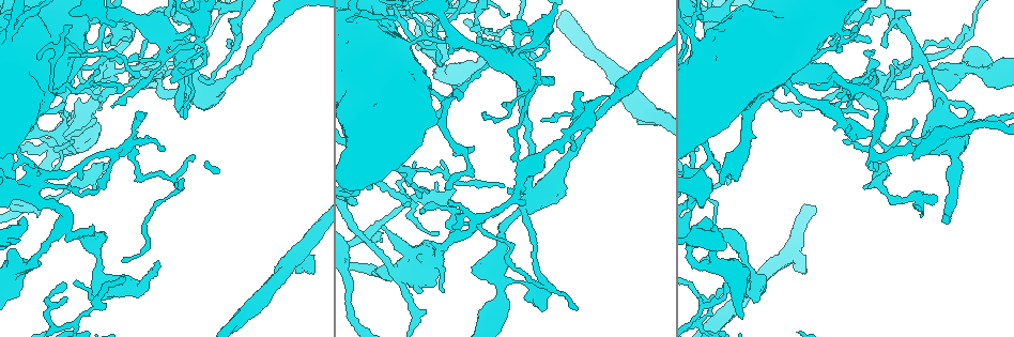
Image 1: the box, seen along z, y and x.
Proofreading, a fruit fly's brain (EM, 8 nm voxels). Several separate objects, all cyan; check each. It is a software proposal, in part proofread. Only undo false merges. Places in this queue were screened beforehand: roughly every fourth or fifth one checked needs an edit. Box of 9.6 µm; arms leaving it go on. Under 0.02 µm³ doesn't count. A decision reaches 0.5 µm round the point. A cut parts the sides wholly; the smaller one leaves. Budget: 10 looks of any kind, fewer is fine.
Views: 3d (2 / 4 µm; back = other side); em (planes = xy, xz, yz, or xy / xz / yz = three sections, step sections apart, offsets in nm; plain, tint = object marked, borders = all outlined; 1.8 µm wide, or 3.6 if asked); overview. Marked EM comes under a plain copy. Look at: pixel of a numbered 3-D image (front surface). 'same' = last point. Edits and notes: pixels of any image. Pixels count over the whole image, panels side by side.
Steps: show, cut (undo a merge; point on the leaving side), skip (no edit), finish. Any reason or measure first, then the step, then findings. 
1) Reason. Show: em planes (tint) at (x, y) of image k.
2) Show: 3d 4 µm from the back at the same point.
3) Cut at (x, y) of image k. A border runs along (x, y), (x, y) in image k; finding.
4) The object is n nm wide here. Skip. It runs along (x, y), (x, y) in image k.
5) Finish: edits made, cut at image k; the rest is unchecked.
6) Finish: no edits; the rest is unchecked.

Sharp bend. Show: 3d 2 µm at (181, 190) of image 1.

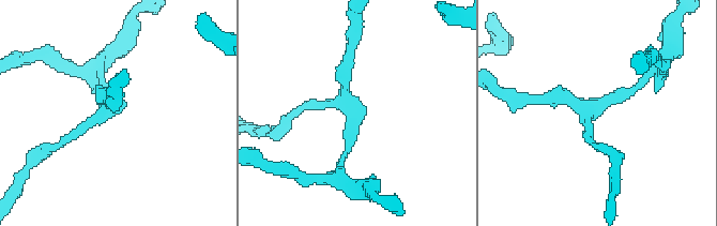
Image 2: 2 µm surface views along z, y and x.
3 arms meet here; need the tissue. Show: em planes (tint) at (598, 103) of image 2.

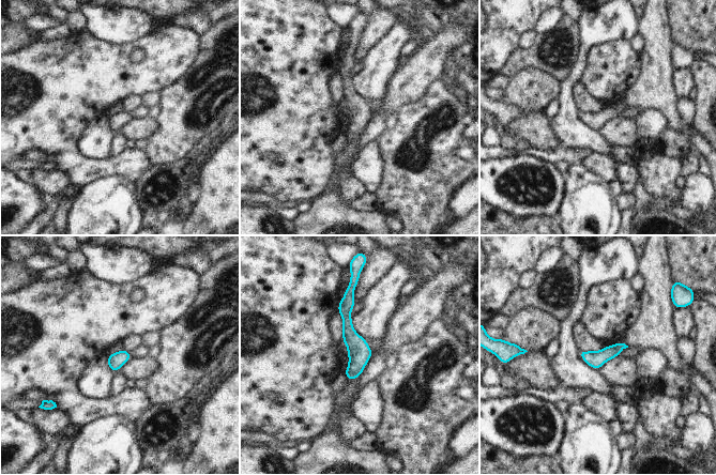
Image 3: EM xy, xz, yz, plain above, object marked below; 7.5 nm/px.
Skip. It runs along (348, 292), (351, 377) in image 3; one neuron here.

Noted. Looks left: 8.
Four or more arms meet. Show: 3d 4 µm from the back at (535, 194) of image 1.

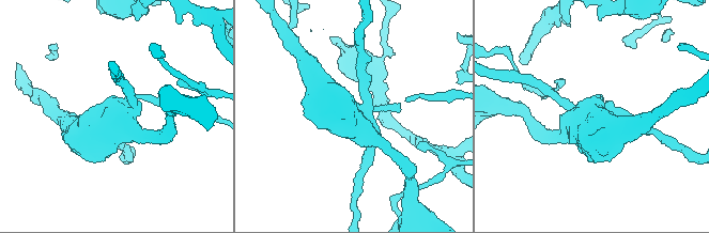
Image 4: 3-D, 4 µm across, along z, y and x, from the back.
4 arms meet here. Show: em 3.6 µm planes (tint) at (117, 110) of image 4.

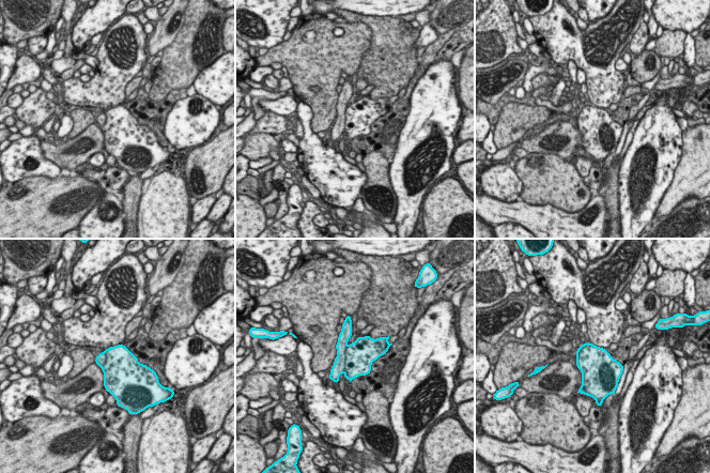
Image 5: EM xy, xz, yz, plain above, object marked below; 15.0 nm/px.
The object is 500 nm wide here. Skip. All the same neuron.

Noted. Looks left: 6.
Arms part here. Show: em yz step 4 (tint) at (131, 25) of image 1.

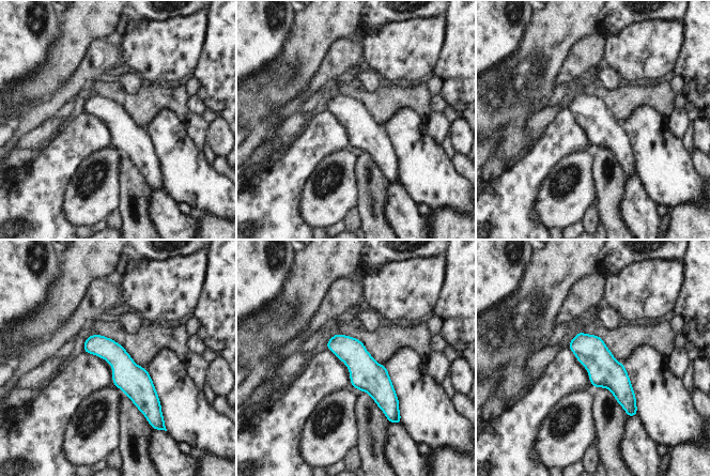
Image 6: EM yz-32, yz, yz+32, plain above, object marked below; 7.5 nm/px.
Show: em xy step 16 (tint) at the same point.

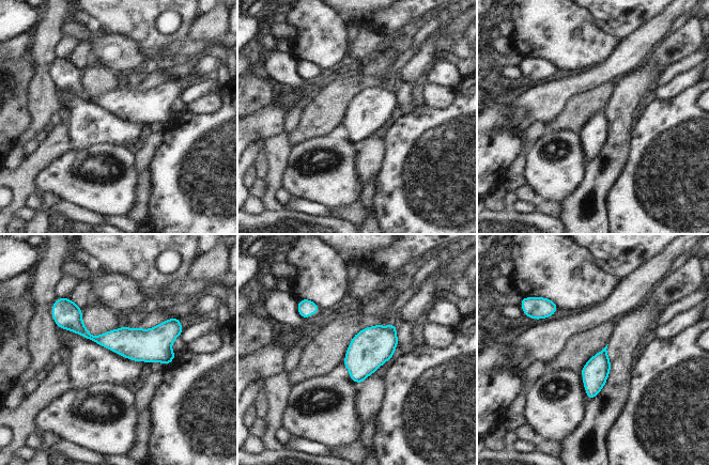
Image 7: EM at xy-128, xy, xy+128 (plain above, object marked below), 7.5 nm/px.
The object is 180 nm wide here. Skip. It runs along (64, 324), (94, 339), (175, 332) in image 7; one neuron here.

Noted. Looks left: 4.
Looks like a crossing. Show: em xz step 8 (tint) at (441, 98) of image 1.

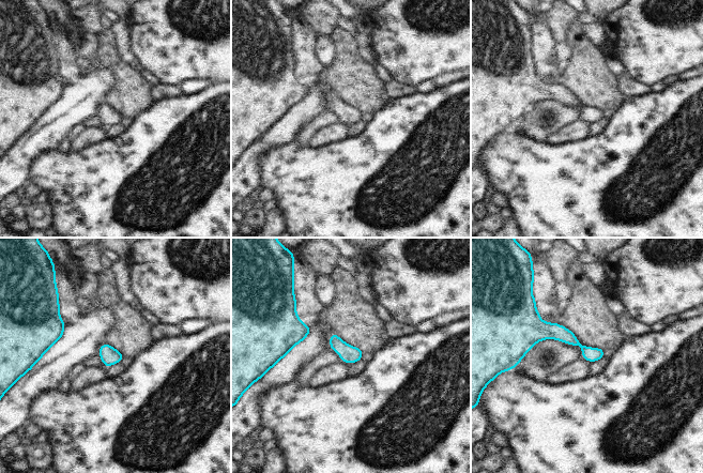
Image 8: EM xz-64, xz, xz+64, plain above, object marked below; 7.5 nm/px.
Show: em planes (tint) at the same point.

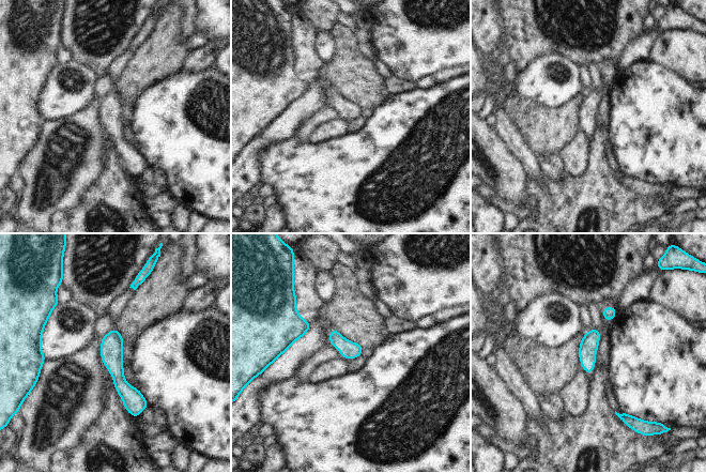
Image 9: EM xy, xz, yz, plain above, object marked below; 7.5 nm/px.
Skip. It runs along (113, 332), (113, 363), (134, 413) in image 9; continuous, no second neuron.

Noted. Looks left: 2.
Finish: no edits; the rest is unchecked.

